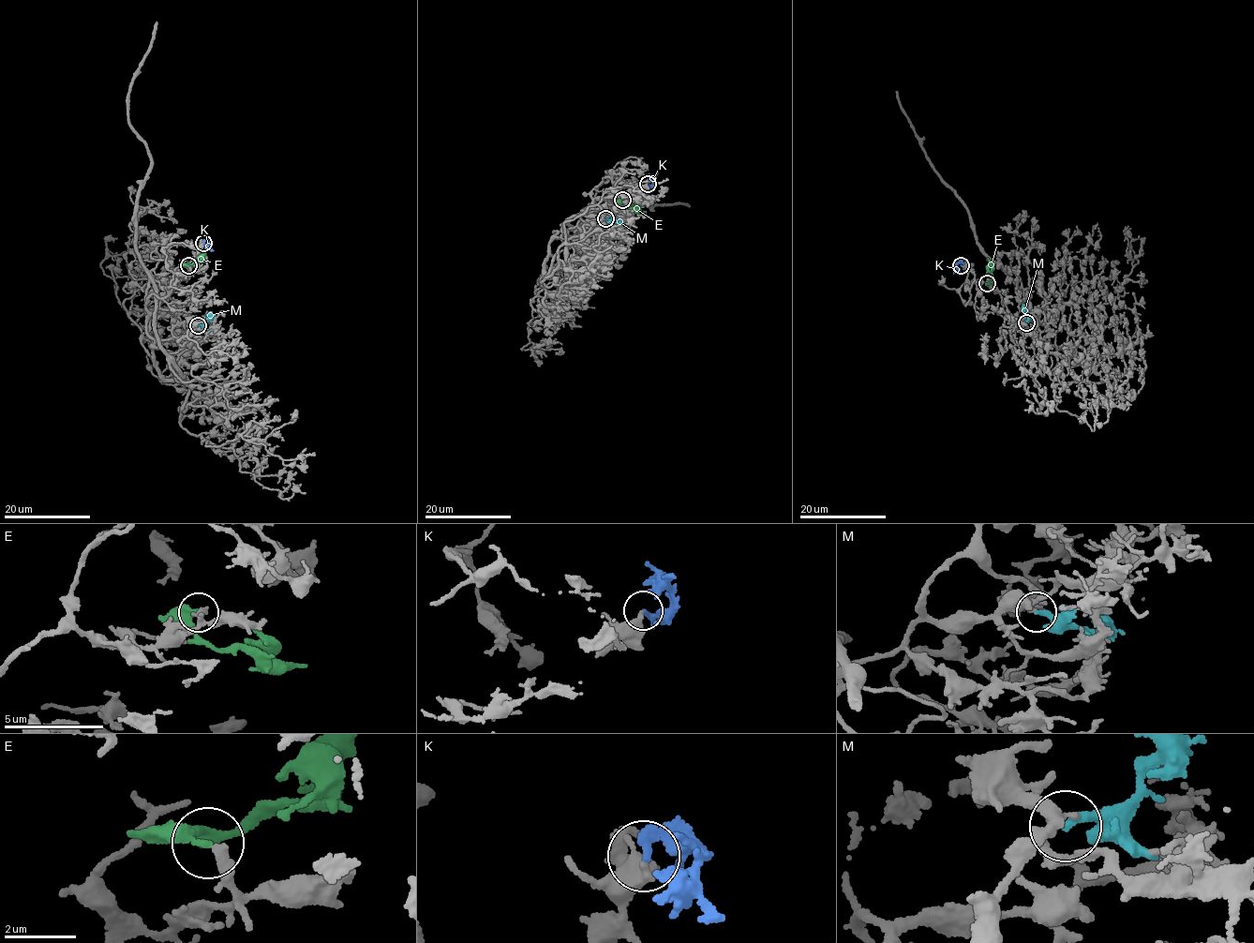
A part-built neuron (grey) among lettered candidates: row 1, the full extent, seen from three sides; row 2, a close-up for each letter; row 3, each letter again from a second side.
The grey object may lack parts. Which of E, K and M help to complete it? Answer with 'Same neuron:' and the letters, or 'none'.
Same neuron: none

